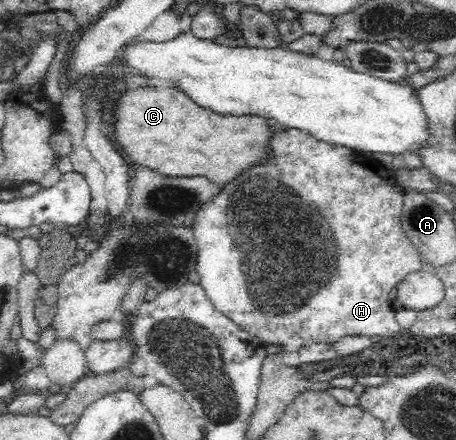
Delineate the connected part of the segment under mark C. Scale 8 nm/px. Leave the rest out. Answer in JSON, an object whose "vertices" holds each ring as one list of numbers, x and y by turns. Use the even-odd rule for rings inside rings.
{"vertices":[[130,87,119,99,115,119,116,142,131,156,133,162,151,170,159,170,165,176,203,176,215,184,223,184,221,187,224,187,233,182,241,172,276,160,276,151,272,149,272,144,277,133,271,126,272,122,262,117,227,116,213,112,208,107,199,106,185,92,171,88]]}

